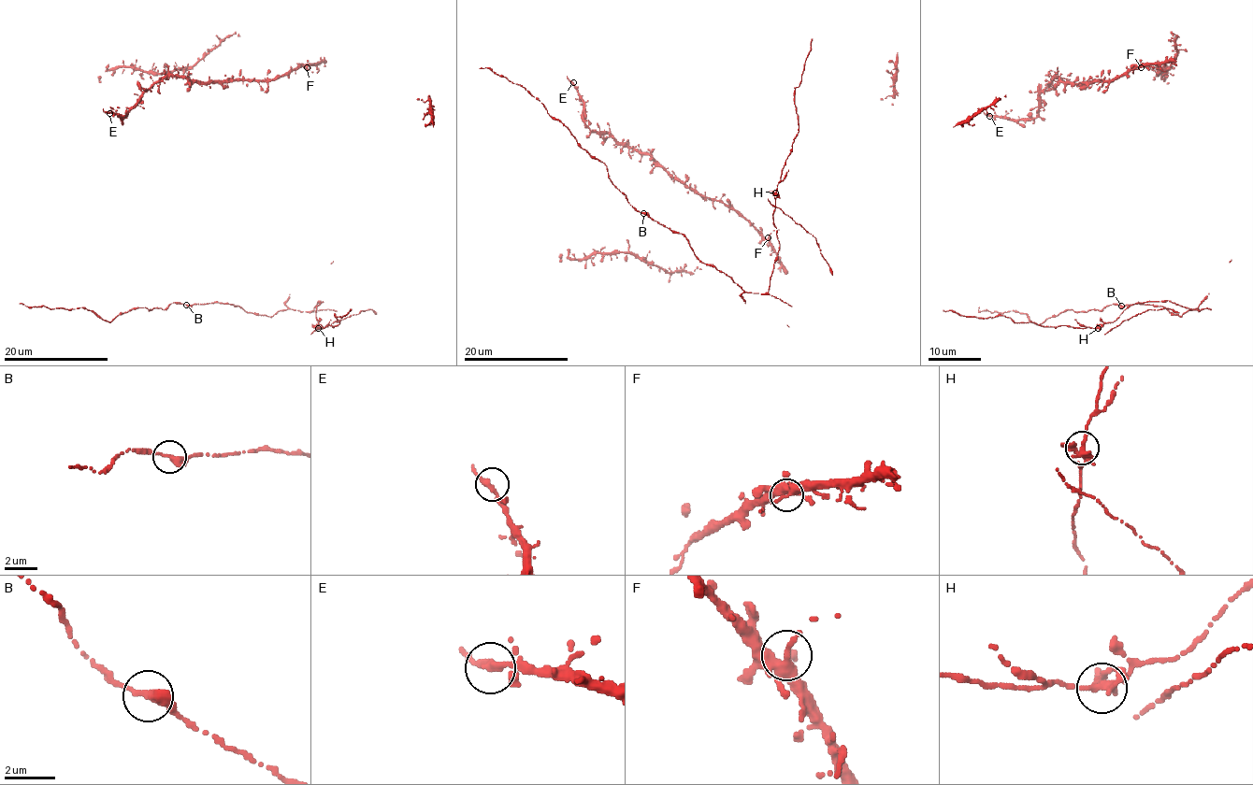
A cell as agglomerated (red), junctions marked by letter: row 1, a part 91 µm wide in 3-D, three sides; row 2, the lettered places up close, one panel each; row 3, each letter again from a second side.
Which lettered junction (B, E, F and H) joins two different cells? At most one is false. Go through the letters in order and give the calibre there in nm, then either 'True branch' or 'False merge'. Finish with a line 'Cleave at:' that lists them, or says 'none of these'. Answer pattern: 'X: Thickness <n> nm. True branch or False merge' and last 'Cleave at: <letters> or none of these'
B: Thickness 320 nm. True branch
E: Thickness 280 nm. True branch
F: Thickness 240 nm. True branch
H: Thickness 280 nm. True branch
Cleave at: none of these

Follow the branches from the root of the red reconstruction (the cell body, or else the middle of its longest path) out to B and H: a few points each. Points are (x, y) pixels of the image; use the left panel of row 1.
B: (85, 307), (110, 321), (117, 316), (136, 307), (151, 310), (164, 309), (171, 303), (186, 305)
H: (85, 307), (110, 321), (171, 303), (221, 302), (271, 317), (310, 312), (320, 301), (319, 328)

